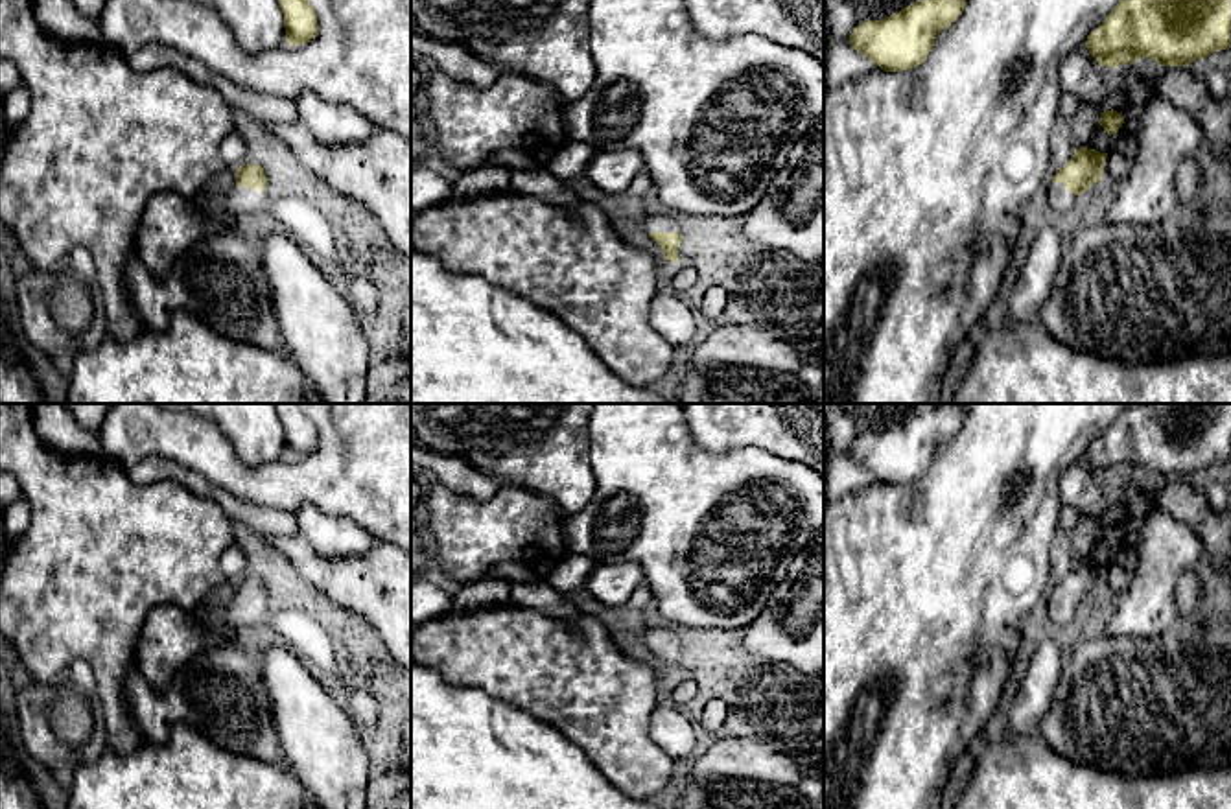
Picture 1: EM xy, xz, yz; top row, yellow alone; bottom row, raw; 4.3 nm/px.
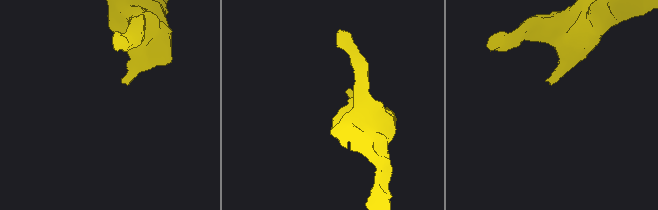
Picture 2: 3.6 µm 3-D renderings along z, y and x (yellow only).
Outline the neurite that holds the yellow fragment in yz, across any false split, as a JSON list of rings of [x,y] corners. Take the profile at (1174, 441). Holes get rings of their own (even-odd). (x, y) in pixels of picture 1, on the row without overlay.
[[[1133,404],[1087,448],[1085,461],[1102,481],[1152,470],[1161,479],[1187,479],[1231,461],[1231,404]]]

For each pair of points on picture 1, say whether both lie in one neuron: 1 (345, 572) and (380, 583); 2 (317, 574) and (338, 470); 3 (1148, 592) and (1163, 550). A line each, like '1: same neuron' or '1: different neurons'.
1: same neuron
2: different neurons
3: same neuron

